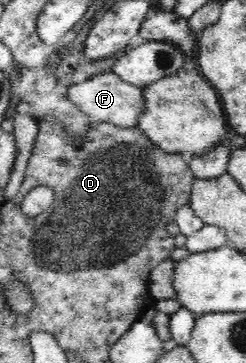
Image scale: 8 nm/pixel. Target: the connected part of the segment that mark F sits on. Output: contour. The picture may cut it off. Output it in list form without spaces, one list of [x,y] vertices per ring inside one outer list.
[[[112,70],[96,74],[84,82],[71,84],[66,92],[66,99],[74,103],[80,112],[100,123],[112,123],[120,127],[137,127],[137,118],[144,112],[144,97],[141,87],[121,80]]]

